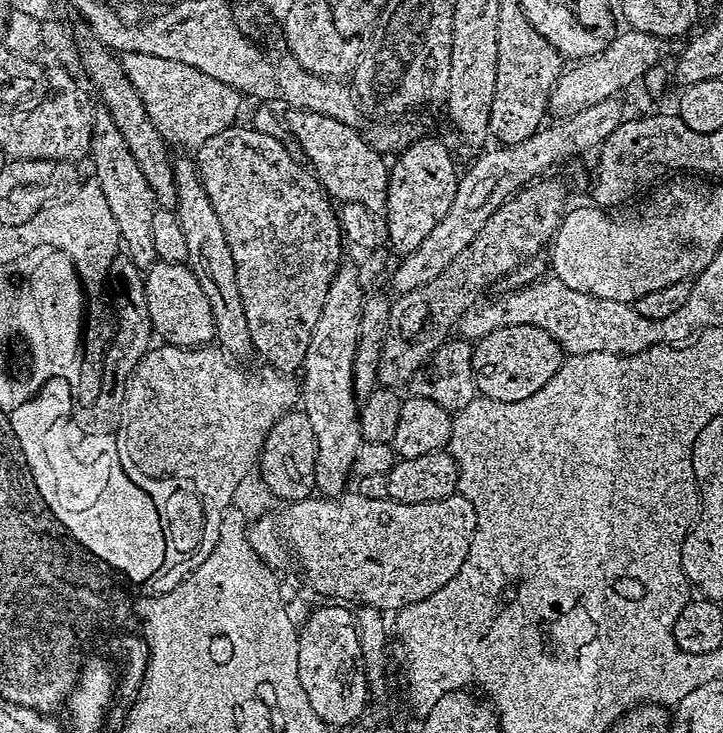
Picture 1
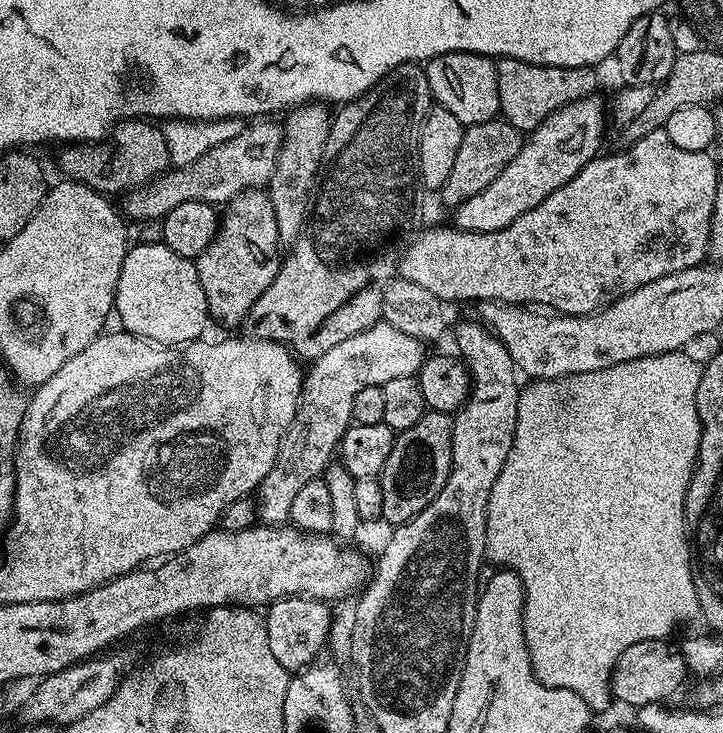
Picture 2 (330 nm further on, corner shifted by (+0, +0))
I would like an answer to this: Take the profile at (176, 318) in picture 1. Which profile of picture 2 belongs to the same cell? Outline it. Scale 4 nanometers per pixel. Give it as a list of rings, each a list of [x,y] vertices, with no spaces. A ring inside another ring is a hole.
[[[143,242],[129,247],[124,253],[122,270],[118,274],[116,287],[115,315],[120,315],[119,327],[126,332],[133,332],[143,340],[154,344],[179,346],[190,344],[205,335],[204,327],[210,324],[206,294],[202,294],[202,282],[198,282],[198,270],[195,263],[187,260],[182,254],[174,254],[164,243],[145,244]]]

